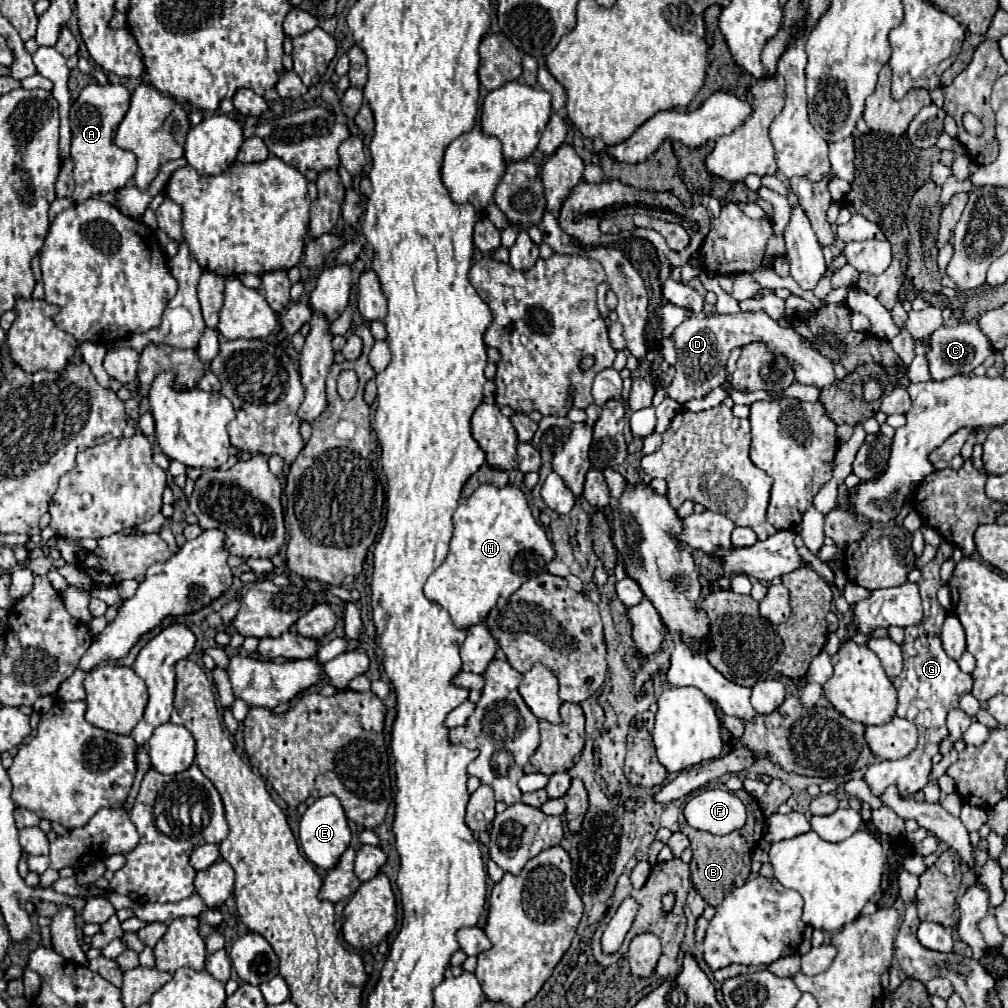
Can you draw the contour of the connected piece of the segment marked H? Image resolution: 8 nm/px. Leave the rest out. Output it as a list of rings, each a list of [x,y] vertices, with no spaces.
[[[479,485],[453,515],[455,533],[445,563],[431,573],[425,583],[425,597],[443,605],[455,627],[465,629],[481,623],[497,605],[499,597],[509,597],[519,585],[547,571],[555,549],[545,529],[533,519],[527,497],[519,487]]]

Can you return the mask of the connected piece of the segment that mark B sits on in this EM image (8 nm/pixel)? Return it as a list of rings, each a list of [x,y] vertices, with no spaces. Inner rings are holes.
[[[741,791],[741,801],[745,801],[747,809],[747,821],[741,829],[729,833],[729,835],[711,835],[707,831],[699,831],[687,825],[685,817],[679,817],[681,833],[685,833],[691,839],[692,861],[690,862],[690,872],[693,885],[699,891],[699,895],[713,907],[717,907],[723,897],[733,889],[733,885],[741,885],[746,882],[751,872],[752,851],[757,847],[759,839],[763,837],[763,827],[765,827],[765,817],[761,813],[759,803],[745,791]],[[736,872],[742,872],[740,875],[743,880],[737,878]],[[742,881],[742,882],[740,882]]]

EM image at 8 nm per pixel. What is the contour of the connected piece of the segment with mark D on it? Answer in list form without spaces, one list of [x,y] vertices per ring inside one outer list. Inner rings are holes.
[[[739,311],[731,315],[713,315],[713,317],[687,317],[675,331],[675,351],[677,351],[677,365],[675,365],[675,377],[667,391],[669,397],[673,397],[679,403],[687,403],[689,399],[701,399],[719,385],[723,385],[727,377],[727,359],[731,349],[743,347],[751,341],[763,341],[769,349],[775,349],[775,353],[787,355],[791,361],[791,367],[795,369],[797,383],[813,385],[817,389],[831,387],[835,381],[833,365],[811,349],[801,335],[797,335],[793,329],[783,329],[775,319],[771,319],[765,311]]]

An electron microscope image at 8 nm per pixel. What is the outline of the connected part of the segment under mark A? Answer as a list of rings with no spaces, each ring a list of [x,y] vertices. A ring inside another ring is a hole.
[[[87,85],[81,89],[77,101],[71,105],[69,121],[71,121],[71,159],[73,159],[73,205],[83,203],[85,199],[117,191],[127,185],[127,181],[135,175],[135,155],[119,149],[113,143],[113,135],[117,125],[125,117],[129,109],[131,93],[123,85]]]

